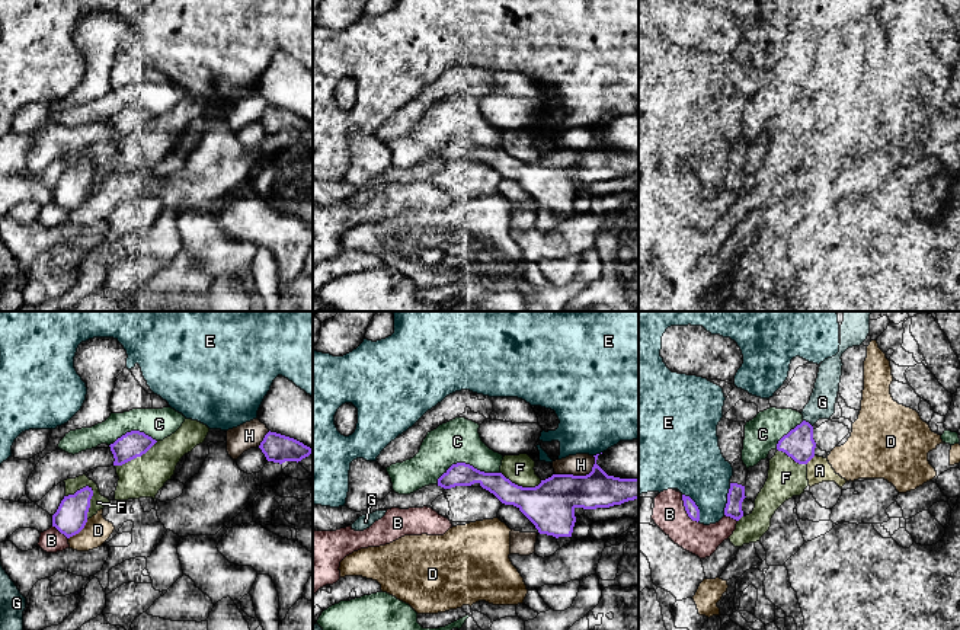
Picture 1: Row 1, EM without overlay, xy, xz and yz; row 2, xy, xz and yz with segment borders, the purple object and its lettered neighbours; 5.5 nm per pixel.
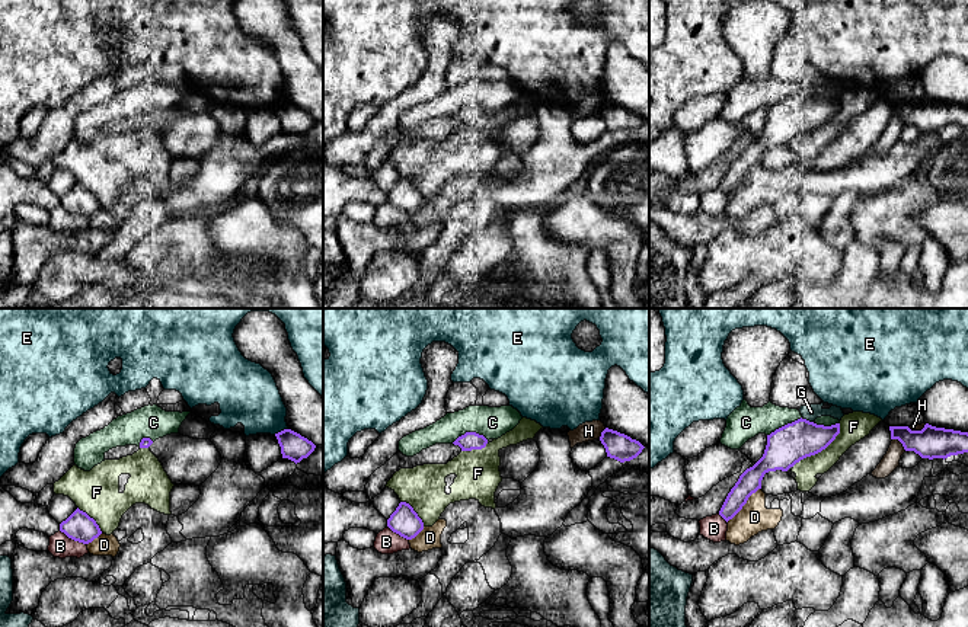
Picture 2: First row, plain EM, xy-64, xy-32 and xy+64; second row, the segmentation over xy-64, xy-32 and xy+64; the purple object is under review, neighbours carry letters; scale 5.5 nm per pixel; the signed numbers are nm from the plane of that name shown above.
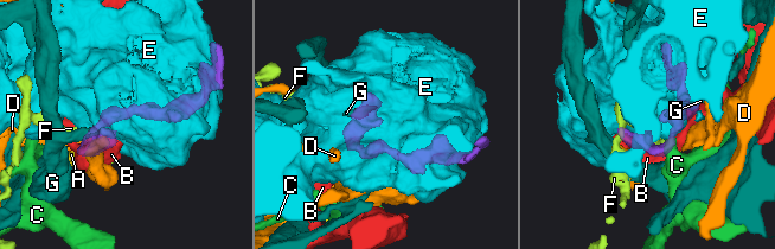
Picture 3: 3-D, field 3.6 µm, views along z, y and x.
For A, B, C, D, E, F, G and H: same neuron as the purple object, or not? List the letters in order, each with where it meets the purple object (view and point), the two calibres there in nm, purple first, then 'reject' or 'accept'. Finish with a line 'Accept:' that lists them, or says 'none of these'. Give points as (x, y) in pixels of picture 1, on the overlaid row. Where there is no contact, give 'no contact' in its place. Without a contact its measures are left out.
A: meets purple in yz at (810, 459); 170 nm thick on the purple side, 130 nm on the other; reject
B: meets purple in yz at (685, 509); 70 nm thick on the purple side, 180 nm on the other; reject
C: meets purple in xz at (466, 464); 130 nm thick on the purple side, 240 nm on the other; reject
D: meets purple in xy at (79, 531); 180 nm thick on the purple side, 150 nm on the other; reject
E: meets purple in yz at (697, 507); 70 nm thick on the purple side, 340 nm on the other; reject
F: meets purple in xy at (89, 502); 180 nm thick on the purple side, 90 nm on the other; reject
G: meets purple in yz at (808, 422); 170 nm thick on the purple side, 140 nm on the other; accept
H: meets purple in xz at (579, 476); 280 nm thick on the purple side, 130 nm on the other; reject
Accept: G

